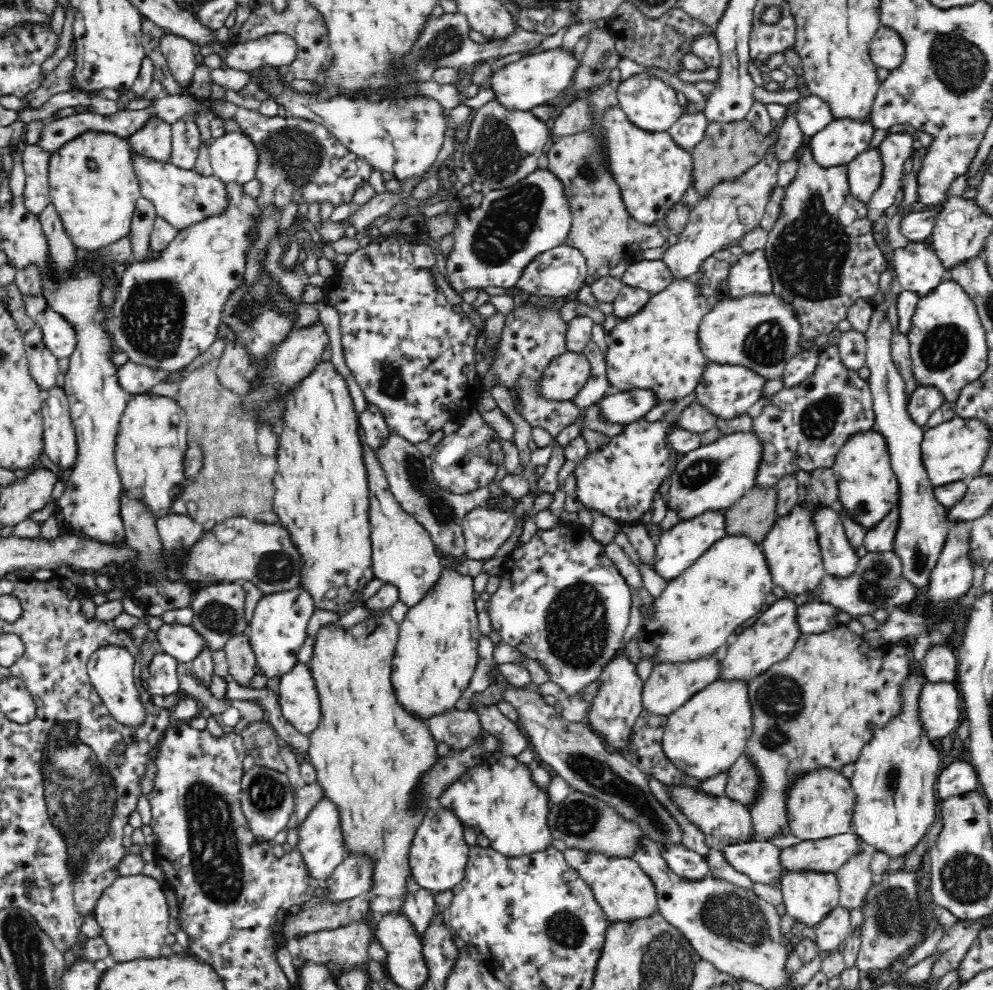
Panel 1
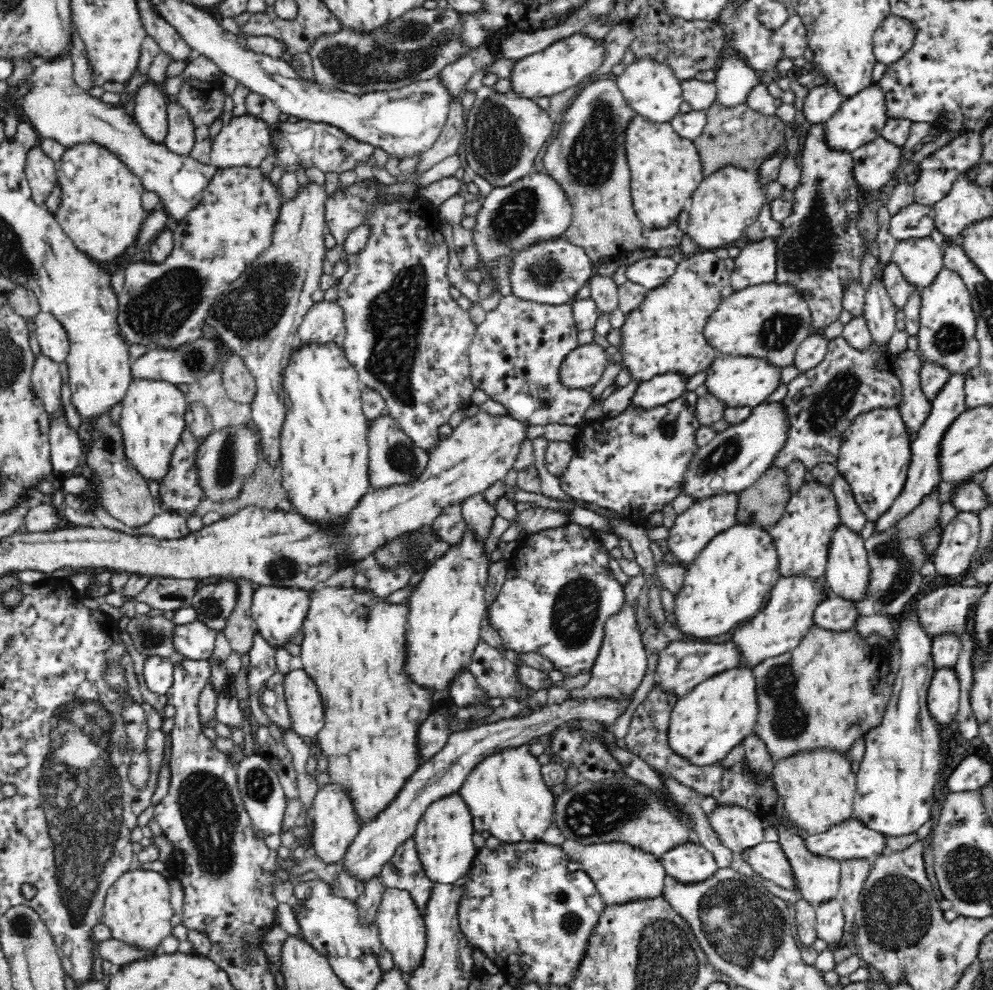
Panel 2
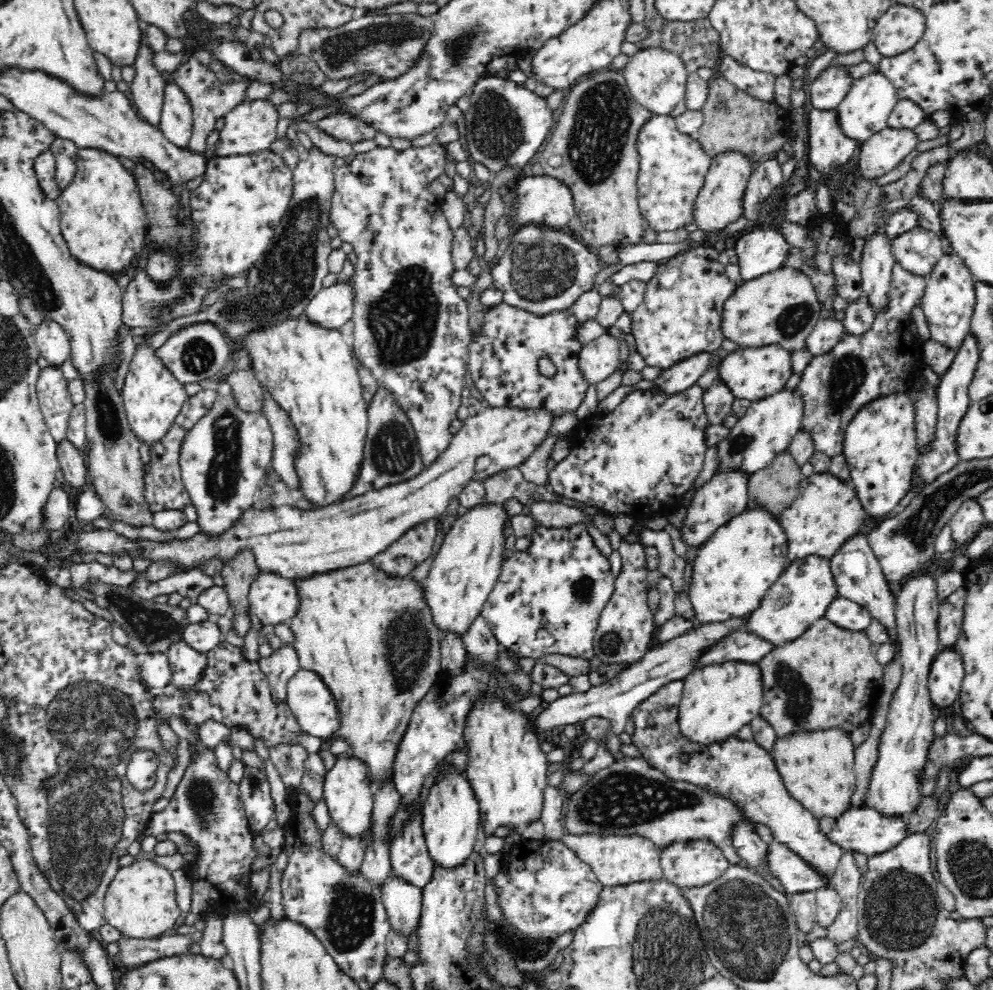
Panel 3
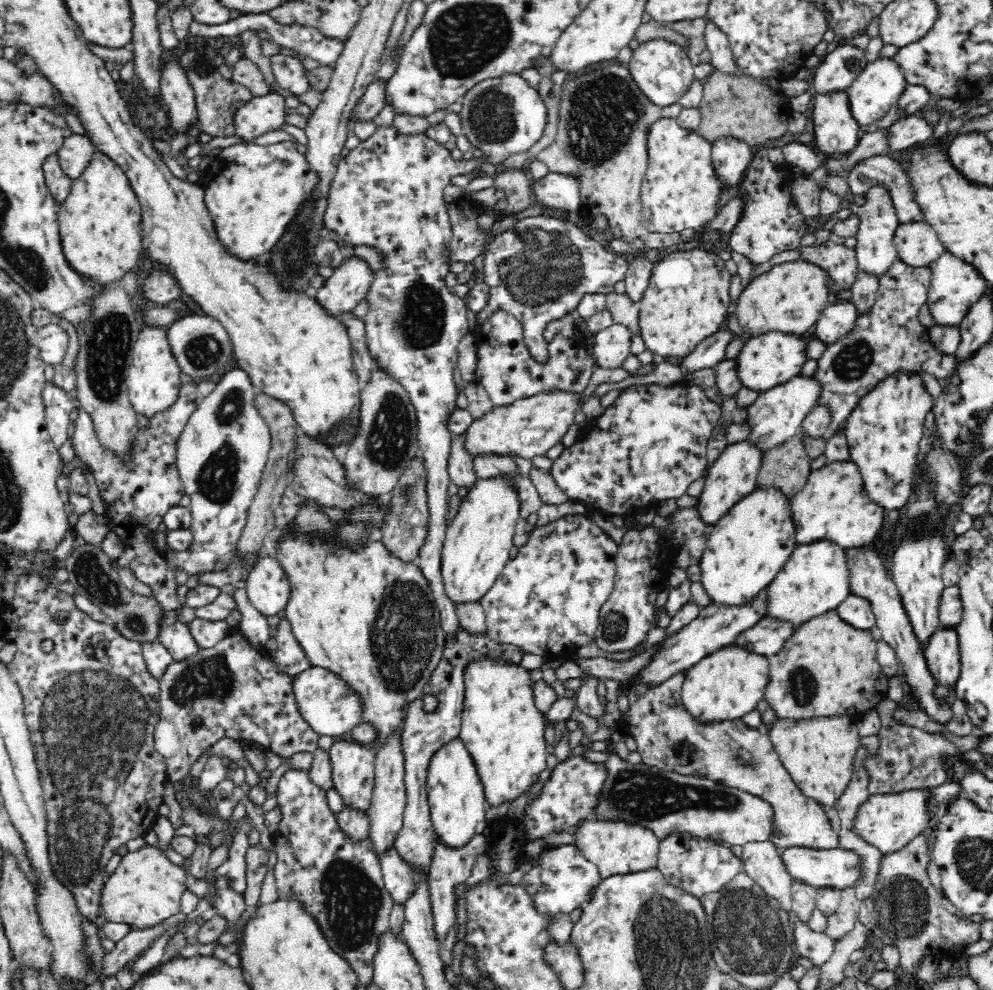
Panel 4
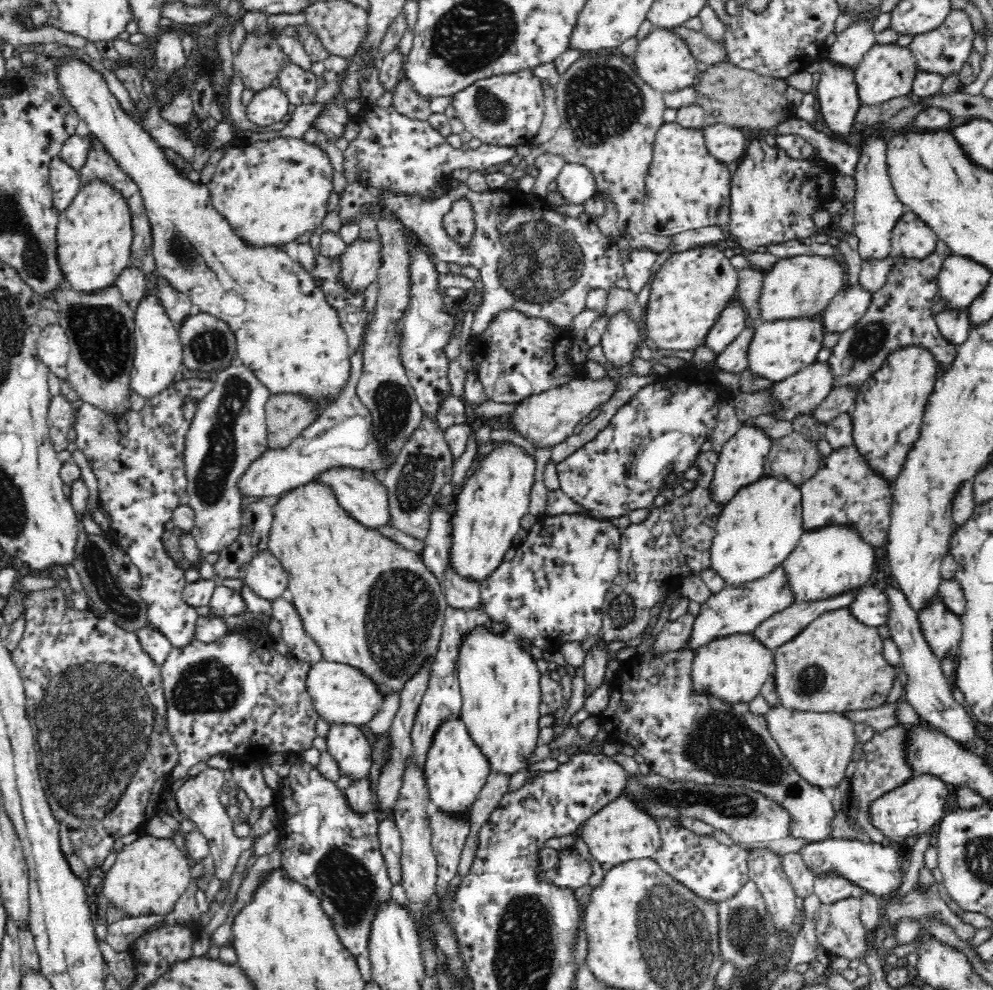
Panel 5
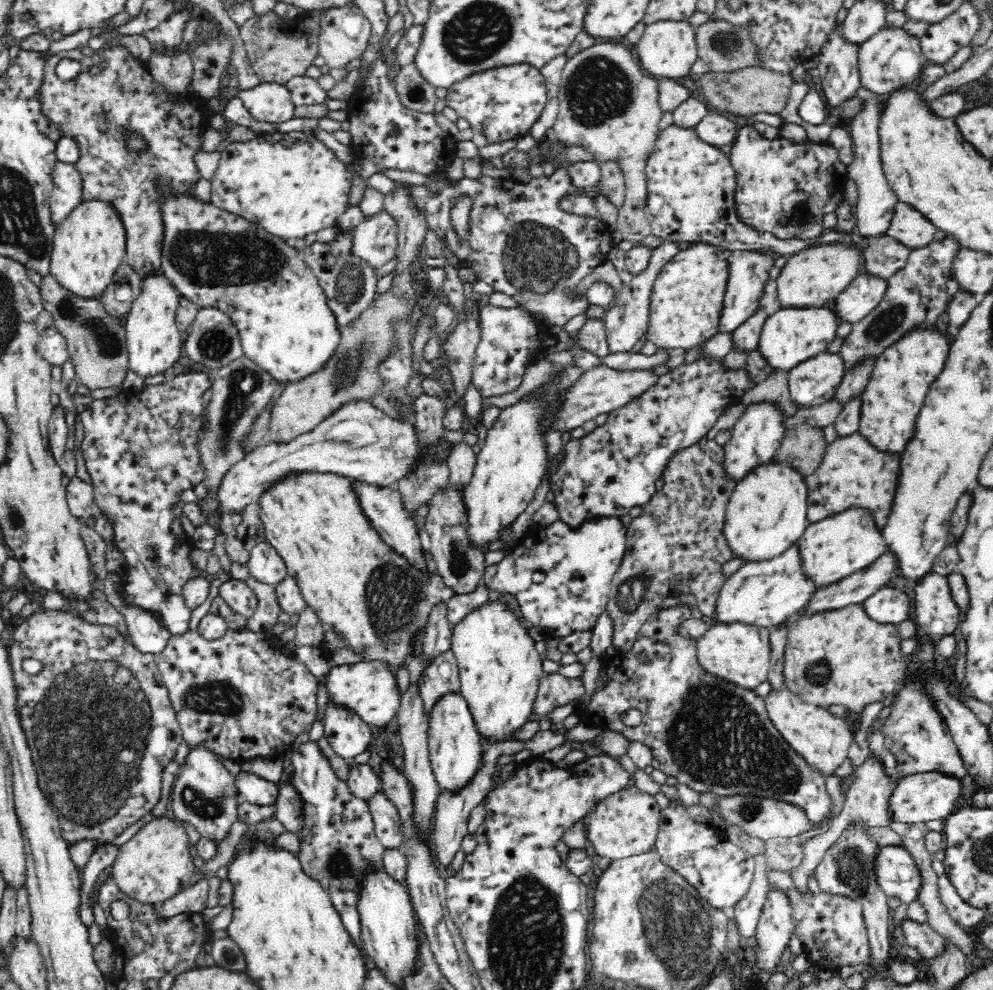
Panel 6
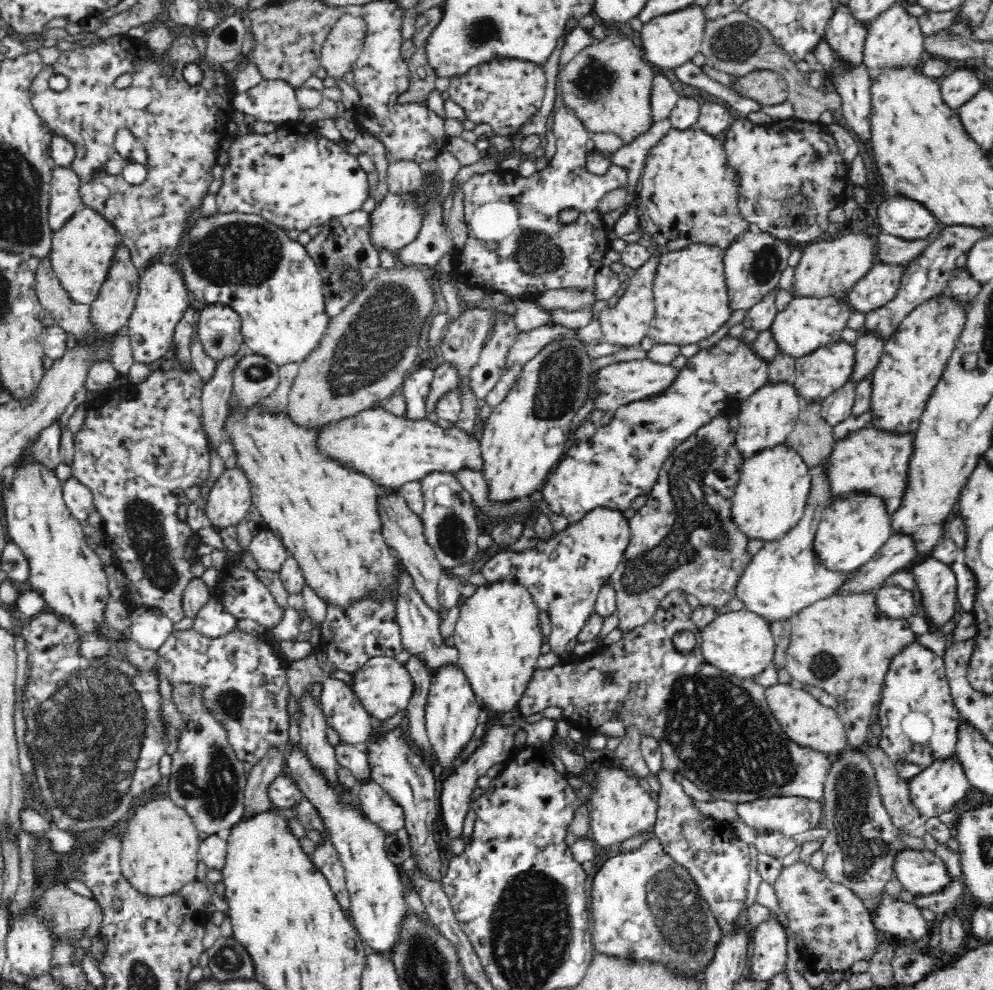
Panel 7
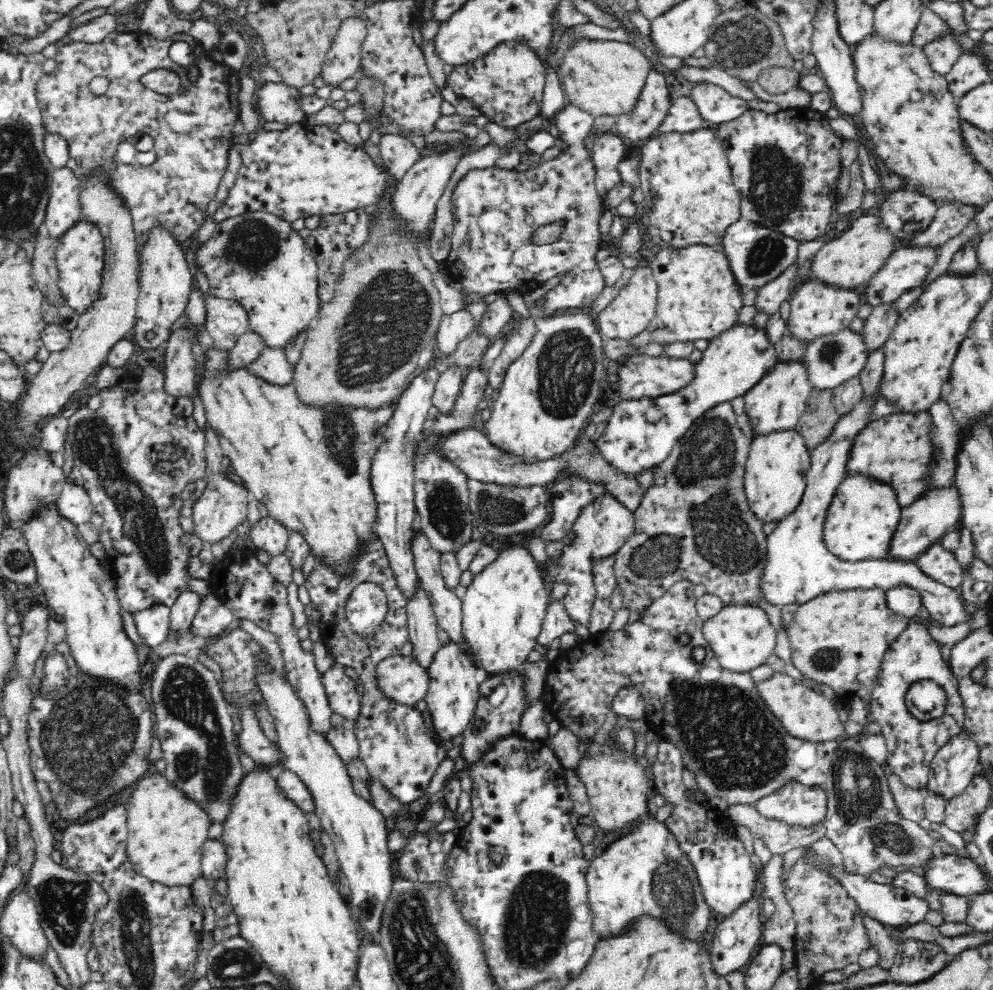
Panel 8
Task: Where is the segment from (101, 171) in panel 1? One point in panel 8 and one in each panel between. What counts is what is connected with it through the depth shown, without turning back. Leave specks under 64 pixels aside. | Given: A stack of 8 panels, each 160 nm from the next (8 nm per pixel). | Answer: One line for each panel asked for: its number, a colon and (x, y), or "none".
2: (101, 211)
3: (103, 223)
4: (100, 228)
5: (94, 233)
6: (89, 245)
7: (81, 251)
8: (80, 258)

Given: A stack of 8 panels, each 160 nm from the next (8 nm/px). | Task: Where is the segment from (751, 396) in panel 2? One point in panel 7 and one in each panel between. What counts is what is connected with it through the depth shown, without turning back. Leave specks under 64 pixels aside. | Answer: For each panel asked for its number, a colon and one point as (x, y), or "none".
3: (751, 372)
4: (766, 360)
5: (781, 347)
6: (791, 335)
7: (807, 323)

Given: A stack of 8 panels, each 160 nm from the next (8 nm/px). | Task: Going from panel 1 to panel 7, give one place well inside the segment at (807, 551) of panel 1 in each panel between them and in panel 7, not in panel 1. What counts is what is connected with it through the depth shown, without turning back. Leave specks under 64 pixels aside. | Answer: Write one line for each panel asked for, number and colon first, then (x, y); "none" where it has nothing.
2: (803, 535)
3: (827, 513)
4: (834, 504)
5: (845, 489)
6: (854, 473)
7: (877, 461)

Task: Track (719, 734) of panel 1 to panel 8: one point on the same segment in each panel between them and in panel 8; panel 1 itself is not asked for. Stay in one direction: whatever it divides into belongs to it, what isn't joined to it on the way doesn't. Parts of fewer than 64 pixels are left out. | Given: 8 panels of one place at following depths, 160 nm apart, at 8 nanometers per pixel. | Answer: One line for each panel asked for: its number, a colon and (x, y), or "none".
2: (709, 721)
3: (718, 698)
4: (728, 683)
5: (734, 667)
6: (739, 652)
7: (741, 643)
8: (742, 636)

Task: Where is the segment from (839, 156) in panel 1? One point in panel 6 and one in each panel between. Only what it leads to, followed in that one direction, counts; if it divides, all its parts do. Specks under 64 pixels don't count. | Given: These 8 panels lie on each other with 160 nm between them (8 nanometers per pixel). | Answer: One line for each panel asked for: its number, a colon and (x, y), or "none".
2: (861, 118)
3: (864, 111)
4: (882, 82)
5: (887, 71)
6: (892, 58)

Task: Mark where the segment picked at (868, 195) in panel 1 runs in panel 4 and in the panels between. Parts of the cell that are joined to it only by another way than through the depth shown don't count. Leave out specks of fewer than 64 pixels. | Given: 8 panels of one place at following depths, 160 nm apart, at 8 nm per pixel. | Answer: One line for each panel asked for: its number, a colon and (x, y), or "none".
2: (875, 163)
3: (878, 155)
4: (913, 130)

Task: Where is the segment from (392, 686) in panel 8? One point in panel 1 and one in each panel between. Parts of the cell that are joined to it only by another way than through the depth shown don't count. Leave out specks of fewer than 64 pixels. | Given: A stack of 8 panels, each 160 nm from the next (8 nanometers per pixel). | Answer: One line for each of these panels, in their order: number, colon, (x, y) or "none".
1: (299, 699)
2: (307, 711)
3: (313, 704)
4: (332, 706)
5: (343, 694)
6: (370, 687)
7: (384, 685)

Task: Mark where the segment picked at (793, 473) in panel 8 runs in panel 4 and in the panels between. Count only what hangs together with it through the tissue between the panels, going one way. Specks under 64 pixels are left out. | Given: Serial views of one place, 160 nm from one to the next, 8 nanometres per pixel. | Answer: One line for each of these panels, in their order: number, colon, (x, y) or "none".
4: (748, 546)
5: (757, 530)
6: (767, 513)
7: (771, 495)

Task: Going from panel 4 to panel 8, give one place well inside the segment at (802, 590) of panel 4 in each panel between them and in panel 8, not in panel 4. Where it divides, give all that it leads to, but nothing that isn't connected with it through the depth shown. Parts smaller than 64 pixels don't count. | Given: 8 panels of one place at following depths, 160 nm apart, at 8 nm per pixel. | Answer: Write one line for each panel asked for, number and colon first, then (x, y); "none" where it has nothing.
5: (829, 560)
6: (833, 548)
7: (856, 526)
8: (864, 515)

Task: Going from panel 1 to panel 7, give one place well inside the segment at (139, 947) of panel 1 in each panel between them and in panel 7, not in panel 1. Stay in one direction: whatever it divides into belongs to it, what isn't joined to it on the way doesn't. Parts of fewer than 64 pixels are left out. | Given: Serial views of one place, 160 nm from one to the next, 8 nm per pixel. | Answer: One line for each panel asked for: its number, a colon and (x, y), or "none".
2: (137, 909)
3: (140, 901)
4: (146, 888)
5: (149, 876)
6: (156, 863)
7: (160, 850)

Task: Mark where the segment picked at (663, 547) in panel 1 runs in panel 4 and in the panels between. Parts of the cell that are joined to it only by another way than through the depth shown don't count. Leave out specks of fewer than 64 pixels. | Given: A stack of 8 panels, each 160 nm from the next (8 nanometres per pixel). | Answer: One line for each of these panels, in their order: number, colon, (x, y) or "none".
2: (692, 531)
3: (725, 495)
4: (734, 475)

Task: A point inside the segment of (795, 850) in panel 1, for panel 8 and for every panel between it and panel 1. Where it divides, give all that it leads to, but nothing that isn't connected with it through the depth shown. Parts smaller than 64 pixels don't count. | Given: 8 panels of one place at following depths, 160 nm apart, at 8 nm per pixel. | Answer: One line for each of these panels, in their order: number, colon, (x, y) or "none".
2: (851, 838)
3: (865, 829)
4: (889, 821)
5: (910, 810)
6: (918, 798)
7: (936, 789)
8: (953, 767)

